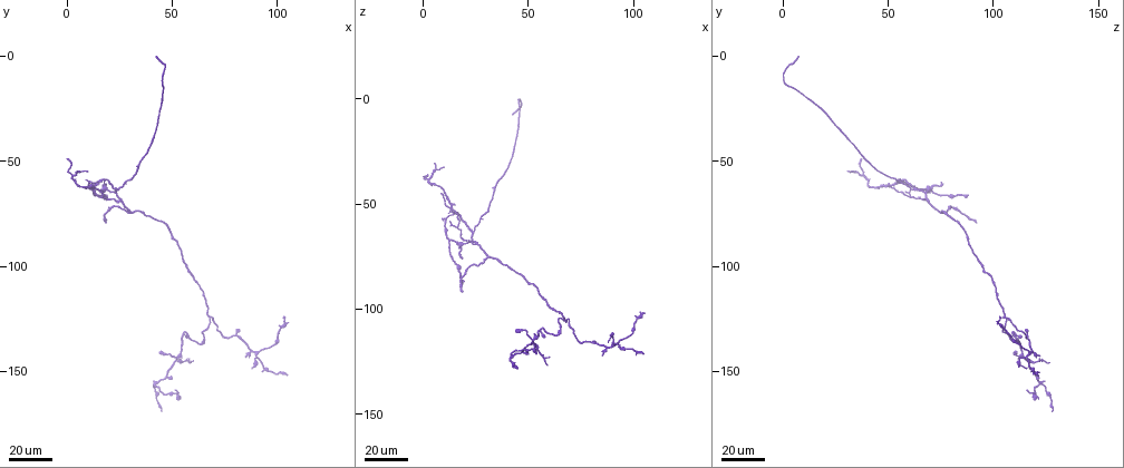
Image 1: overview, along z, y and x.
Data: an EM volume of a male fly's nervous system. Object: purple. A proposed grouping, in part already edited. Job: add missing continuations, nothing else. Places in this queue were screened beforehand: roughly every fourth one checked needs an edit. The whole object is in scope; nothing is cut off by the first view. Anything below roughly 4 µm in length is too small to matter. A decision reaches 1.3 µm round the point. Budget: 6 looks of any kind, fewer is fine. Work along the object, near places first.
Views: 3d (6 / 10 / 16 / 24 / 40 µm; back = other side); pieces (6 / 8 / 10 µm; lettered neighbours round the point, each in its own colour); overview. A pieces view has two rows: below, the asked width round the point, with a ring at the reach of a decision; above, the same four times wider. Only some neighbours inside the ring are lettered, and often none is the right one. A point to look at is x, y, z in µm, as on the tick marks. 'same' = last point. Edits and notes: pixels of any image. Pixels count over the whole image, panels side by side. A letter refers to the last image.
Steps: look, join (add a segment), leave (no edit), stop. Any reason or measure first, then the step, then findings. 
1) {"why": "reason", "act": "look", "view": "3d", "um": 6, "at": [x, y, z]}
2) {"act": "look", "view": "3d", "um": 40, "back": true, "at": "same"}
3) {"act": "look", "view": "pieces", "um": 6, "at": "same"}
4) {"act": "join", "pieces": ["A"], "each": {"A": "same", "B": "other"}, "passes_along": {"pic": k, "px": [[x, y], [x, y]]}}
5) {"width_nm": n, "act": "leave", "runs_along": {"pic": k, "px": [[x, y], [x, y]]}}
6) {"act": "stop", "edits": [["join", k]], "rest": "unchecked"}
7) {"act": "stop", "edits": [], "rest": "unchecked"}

{"why": "free end", "act": "look", "view": "3d", "um": 40, "at": [106, 127, 102]}

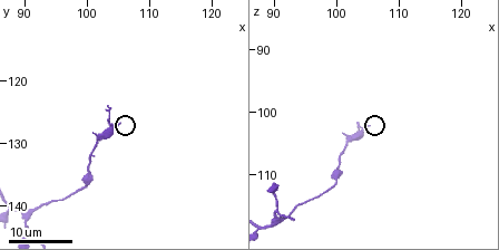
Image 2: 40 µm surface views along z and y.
{"why": "closer look", "act": "look", "view": "3d", "um": 6, "at": [105.5, 127.0, 102.0]}

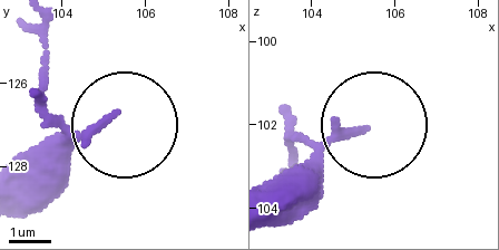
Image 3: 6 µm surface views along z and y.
{"act": "look", "view": "pieces", "um": 10, "at": [105.20, 126.75, 102.05]}

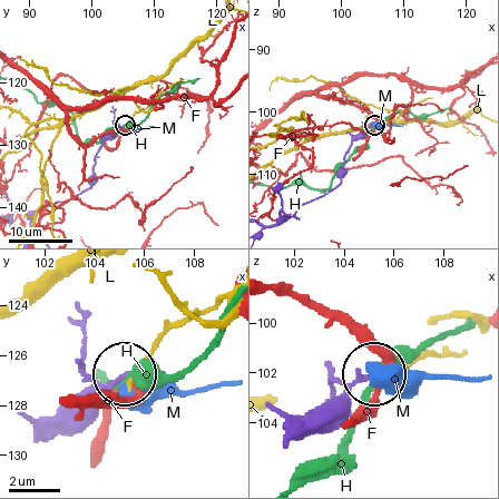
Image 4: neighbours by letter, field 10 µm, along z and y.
{"act": "leave", "each": {"F": "other", "H": "other", "L": "other", "M": "other"}, "runs_along": {"pic": 4, "px": [[48, 434], [123, 375]]}, "found": "none of them fits"}

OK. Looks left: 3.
{"why": "branch stops here", "act": "look", "view": "3d", "um": 40, "at": [50, 154, 121]}

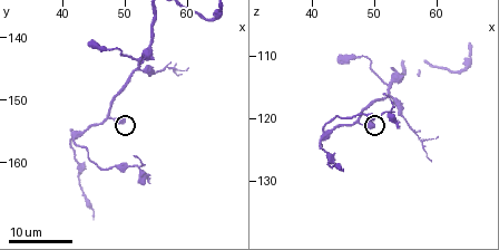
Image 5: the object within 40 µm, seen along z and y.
{"act": "look", "view": "pieces", "um": 8, "at": [50.0, 153.5, 121.0]}

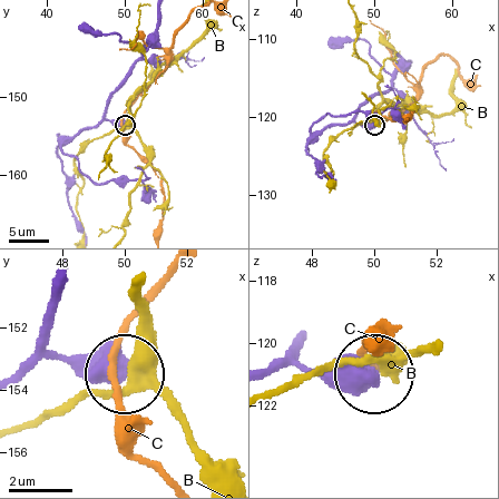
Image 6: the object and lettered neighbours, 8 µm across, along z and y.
{"act": "leave", "each": {"B": "other", "C": "other"}, "runs_along": {"pic": 6, "px": [[60, 289], [50, 321], [58, 353], [119, 374]]}, "found": "none of them fits"}

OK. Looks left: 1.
{"act": "stop", "edits": [], "rest": "unchecked"}

